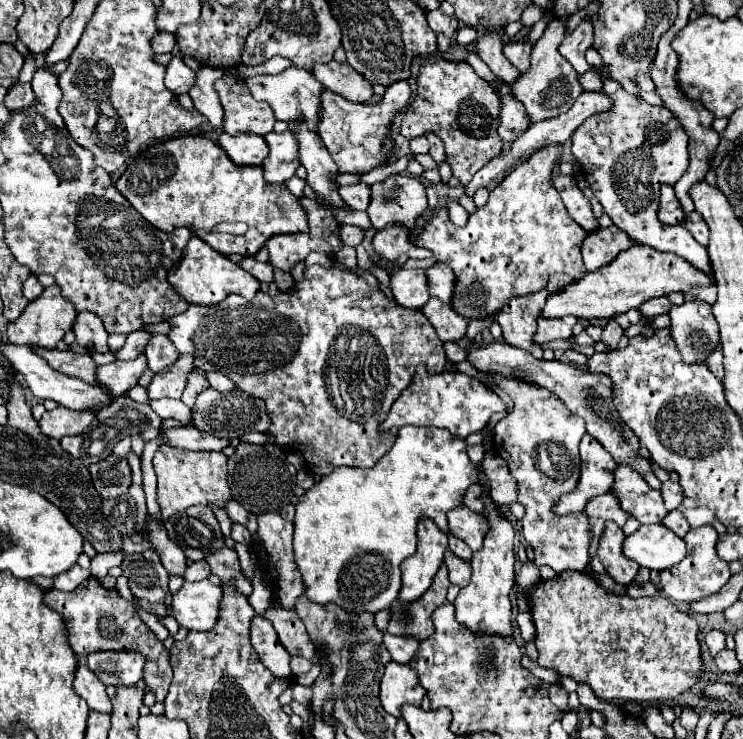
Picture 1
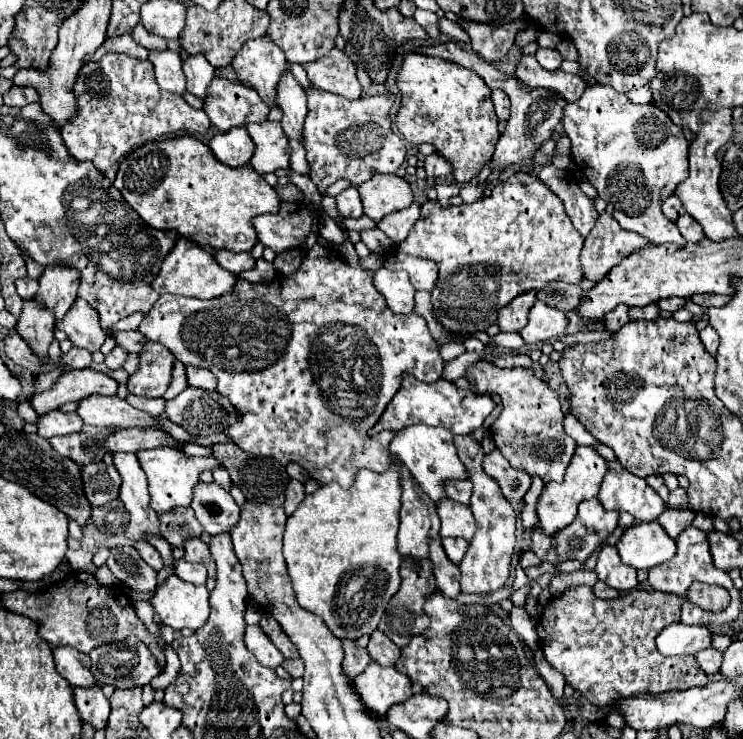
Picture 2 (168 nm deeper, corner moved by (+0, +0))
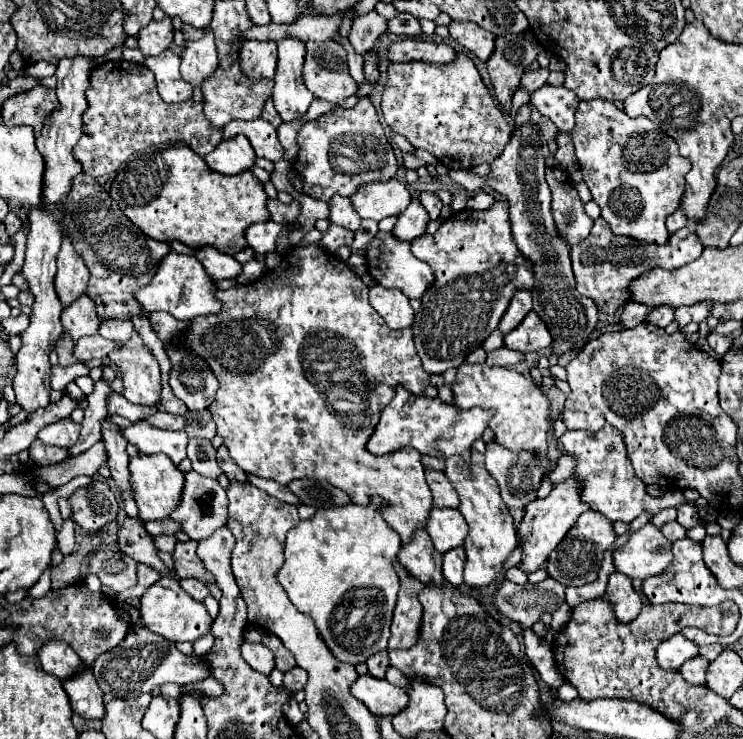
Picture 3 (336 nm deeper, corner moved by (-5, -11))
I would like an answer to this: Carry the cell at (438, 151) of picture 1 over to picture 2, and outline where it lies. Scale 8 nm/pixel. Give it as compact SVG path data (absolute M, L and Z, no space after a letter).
M433 152L431 156L425 158L425 172L427 172L427 178L441 178L445 174L451 174L451 164L445 162L437 152Z

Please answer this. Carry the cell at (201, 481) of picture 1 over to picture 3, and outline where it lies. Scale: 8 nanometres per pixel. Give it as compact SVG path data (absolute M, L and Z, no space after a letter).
M136 455L130 457L130 479L132 479L132 497L138 505L138 517L142 521L168 519L168 515L176 509L180 501L180 493L184 487L184 475L176 469L176 465L168 459L168 455Z

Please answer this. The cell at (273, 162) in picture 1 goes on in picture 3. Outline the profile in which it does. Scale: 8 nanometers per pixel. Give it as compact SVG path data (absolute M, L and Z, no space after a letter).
M232 119L232 123L224 127L224 139L232 135L246 135L250 139L250 145L254 147L256 157L278 161L284 155L284 149L276 137L276 129L264 119L254 119L254 121L240 121L240 119L234 121Z

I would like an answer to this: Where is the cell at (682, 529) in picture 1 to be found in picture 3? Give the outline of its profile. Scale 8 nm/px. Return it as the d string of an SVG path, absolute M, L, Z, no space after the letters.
M678 521L664 523L664 525L660 527L660 531L662 531L662 535L664 535L666 539L670 539L670 541L678 541L678 539L684 539L684 537L686 537L686 529L684 529Z

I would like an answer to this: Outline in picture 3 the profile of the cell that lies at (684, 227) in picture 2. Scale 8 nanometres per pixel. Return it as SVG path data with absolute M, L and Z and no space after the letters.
M600 217L598 221L594 221L590 235L582 243L570 247L570 257L572 257L572 271L576 275L576 289L580 291L580 295L590 297L596 303L598 311L606 315L614 315L632 299L628 287L634 279L638 279L640 275L656 267L672 271L686 263L692 263L694 259L700 257L702 249L704 247L698 241L696 233L692 231L692 227L684 227L680 231L670 233L668 243L664 245L654 245L654 243L640 243L638 239L614 235L608 223Z

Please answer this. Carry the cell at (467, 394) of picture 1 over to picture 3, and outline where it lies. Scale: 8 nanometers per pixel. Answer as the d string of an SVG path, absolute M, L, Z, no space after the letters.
M396 387L396 395L392 403L384 407L384 413L380 415L380 421L374 427L374 433L368 439L366 449L372 455L384 455L384 453L392 453L410 445L422 455L430 455L438 459L462 455L462 459L466 461L470 455L470 445L478 437L482 437L482 431L488 427L488 421L492 415L494 411L486 411L486 409L462 411L454 405L442 403L438 397L436 399L428 399L424 395L414 397L404 387Z

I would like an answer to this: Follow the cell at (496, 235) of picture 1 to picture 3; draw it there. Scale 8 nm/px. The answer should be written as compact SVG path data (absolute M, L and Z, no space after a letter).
M506 201L494 203L486 211L462 209L452 213L448 219L442 221L442 225L434 235L424 233L420 235L420 239L414 239L412 253L418 259L426 261L434 271L434 283L420 299L422 301L420 313L414 315L414 323L412 323L416 351L420 355L424 371L428 371L430 375L432 373L442 375L446 369L464 363L466 355L472 353L476 347L480 347L480 343L498 327L500 315L504 315L504 311L508 309L512 295L518 289L532 289L534 285L532 265L520 255L520 251L512 241Z

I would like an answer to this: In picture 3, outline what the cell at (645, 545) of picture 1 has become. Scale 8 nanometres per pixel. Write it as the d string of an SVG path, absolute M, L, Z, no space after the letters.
M654 523L630 535L626 545L612 553L614 569L630 579L648 579L672 563L672 543L664 539Z

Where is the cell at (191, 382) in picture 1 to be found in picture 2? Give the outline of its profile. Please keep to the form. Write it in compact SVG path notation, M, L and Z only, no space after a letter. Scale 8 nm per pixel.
M175 362L175 368L173 368L173 382L171 386L167 388L167 392L163 394L165 400L171 400L175 396L179 396L179 392L183 392L187 388L187 376L185 376L185 366Z

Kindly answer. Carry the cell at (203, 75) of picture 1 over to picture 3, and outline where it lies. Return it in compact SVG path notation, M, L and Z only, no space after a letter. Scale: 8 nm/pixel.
M210 31L198 41L186 41L182 51L180 73L192 87L200 85L206 77L210 77L216 71L216 67L218 67L216 43Z

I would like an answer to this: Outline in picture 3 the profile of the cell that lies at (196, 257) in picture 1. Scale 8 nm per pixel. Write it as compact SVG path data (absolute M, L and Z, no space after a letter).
M170 253L158 263L156 275L150 279L146 287L136 291L134 299L142 305L144 313L154 313L154 311L166 311L176 319L194 319L200 315L210 315L220 311L220 301L214 299L214 283L204 271L204 267L196 261L192 255L180 255L180 253Z

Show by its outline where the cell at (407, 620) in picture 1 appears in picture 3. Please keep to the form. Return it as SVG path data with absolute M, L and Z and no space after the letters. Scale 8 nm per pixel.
M396 563L396 573L400 577L400 591L394 609L388 649L410 649L416 643L422 623L422 605L418 601L418 593L424 585L414 575L410 575L400 563Z

